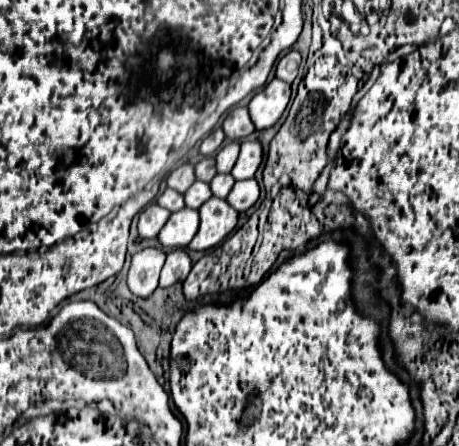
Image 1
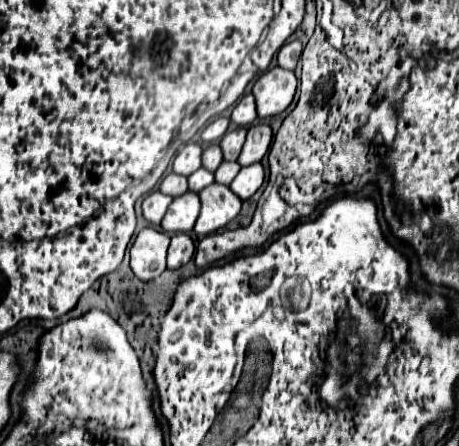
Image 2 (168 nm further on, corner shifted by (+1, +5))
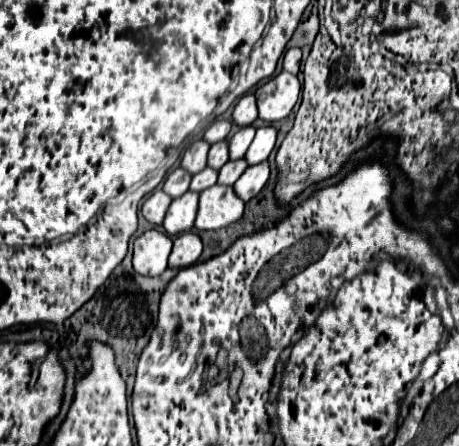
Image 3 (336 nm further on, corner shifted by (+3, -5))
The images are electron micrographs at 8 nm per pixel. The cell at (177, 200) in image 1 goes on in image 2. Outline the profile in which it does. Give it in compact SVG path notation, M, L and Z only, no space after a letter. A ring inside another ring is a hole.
M168 173L164 177L164 181L160 183L160 191L172 197L178 197L182 193L188 191L188 179L184 175L176 175L176 173Z

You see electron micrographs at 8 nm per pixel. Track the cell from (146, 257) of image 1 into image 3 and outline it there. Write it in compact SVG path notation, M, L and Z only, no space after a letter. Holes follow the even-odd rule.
M158 229L142 233L134 241L134 271L144 277L160 277L166 271L172 239Z

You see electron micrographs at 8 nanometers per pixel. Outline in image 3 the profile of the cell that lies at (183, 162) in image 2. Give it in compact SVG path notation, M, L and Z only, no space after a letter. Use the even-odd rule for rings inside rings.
M196 139L190 147L186 147L180 167L184 167L184 171L188 171L190 175L200 173L206 167L206 155L208 155L210 145L204 139Z

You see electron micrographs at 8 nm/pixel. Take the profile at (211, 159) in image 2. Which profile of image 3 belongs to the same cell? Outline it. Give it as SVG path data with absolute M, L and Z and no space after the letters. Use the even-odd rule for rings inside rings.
M220 141L220 143L214 143L208 151L208 167L220 171L220 167L228 161L228 143L226 141Z

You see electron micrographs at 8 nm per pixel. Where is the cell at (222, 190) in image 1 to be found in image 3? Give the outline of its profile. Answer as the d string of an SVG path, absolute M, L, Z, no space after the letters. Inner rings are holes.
M238 159L238 161L228 161L220 171L218 171L218 185L234 185L236 179L246 171L246 161Z

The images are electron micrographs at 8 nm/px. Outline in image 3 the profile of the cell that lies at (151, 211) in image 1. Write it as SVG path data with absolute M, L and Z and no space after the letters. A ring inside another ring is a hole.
M156 189L156 191L144 201L144 205L142 205L142 215L144 215L152 225L160 227L162 221L164 221L166 211L168 211L168 207L170 207L170 203L172 203L172 199L170 199L162 189Z

